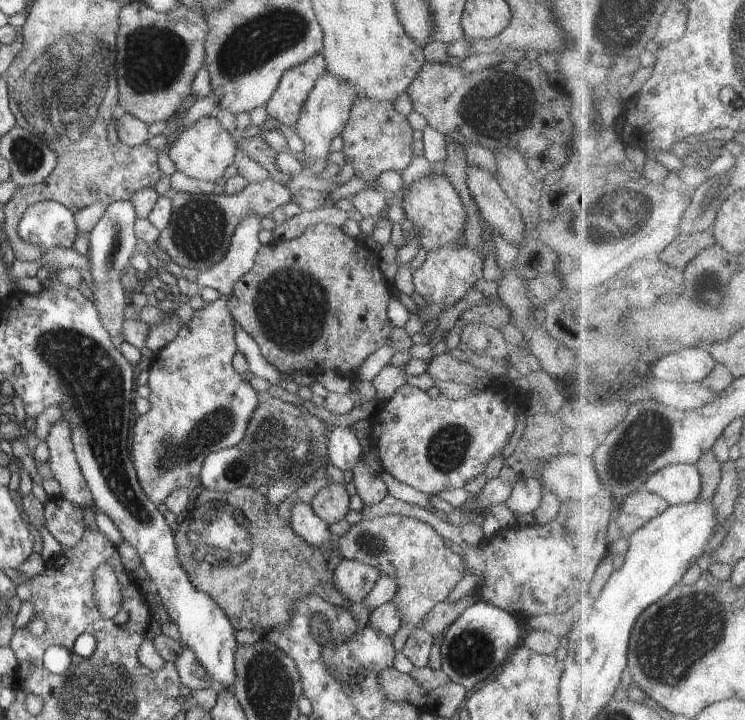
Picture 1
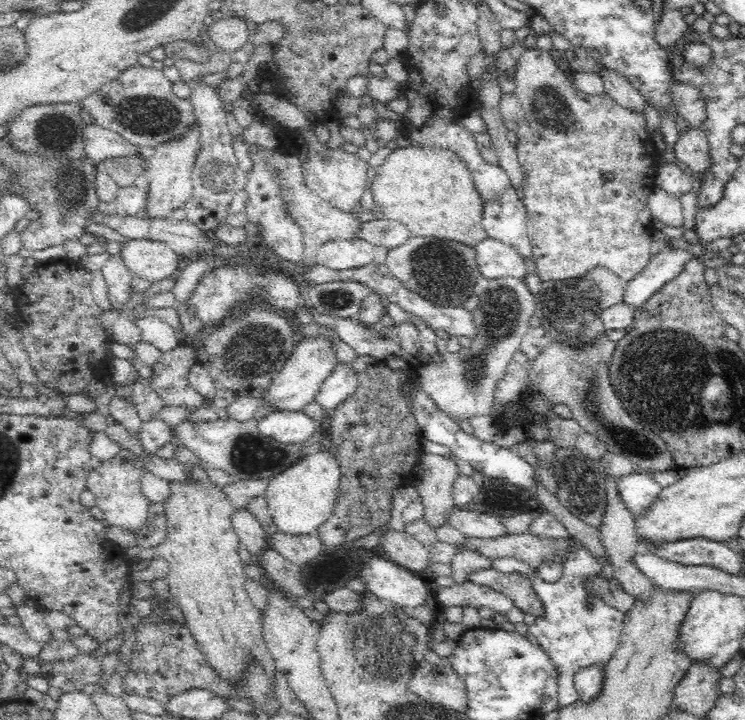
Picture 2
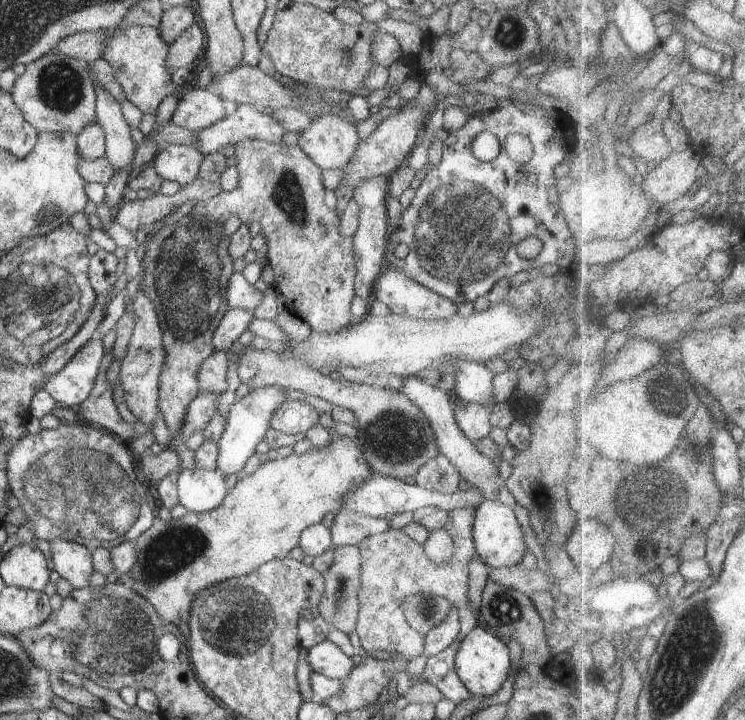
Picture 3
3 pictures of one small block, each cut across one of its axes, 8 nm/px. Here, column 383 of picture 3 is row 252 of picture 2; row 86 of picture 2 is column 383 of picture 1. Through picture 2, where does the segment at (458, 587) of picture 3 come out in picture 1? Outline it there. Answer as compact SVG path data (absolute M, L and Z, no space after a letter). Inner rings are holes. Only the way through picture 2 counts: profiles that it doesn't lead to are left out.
M405 515L362 519L351 525L346 534L339 536L337 551L342 559L360 561L377 568L382 576L396 580L398 588L391 601L399 610L402 626L408 626L411 632L423 629L424 617L436 604L448 598L466 574L462 555L450 549L447 539L428 523Z

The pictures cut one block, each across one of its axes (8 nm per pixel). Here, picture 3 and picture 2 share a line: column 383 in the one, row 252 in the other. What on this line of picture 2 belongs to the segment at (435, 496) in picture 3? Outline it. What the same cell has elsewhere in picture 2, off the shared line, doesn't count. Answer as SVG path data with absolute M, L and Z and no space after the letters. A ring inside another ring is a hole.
M488 237L476 244L474 249L480 275L484 278L526 278L528 270L524 264L524 257L513 246Z

